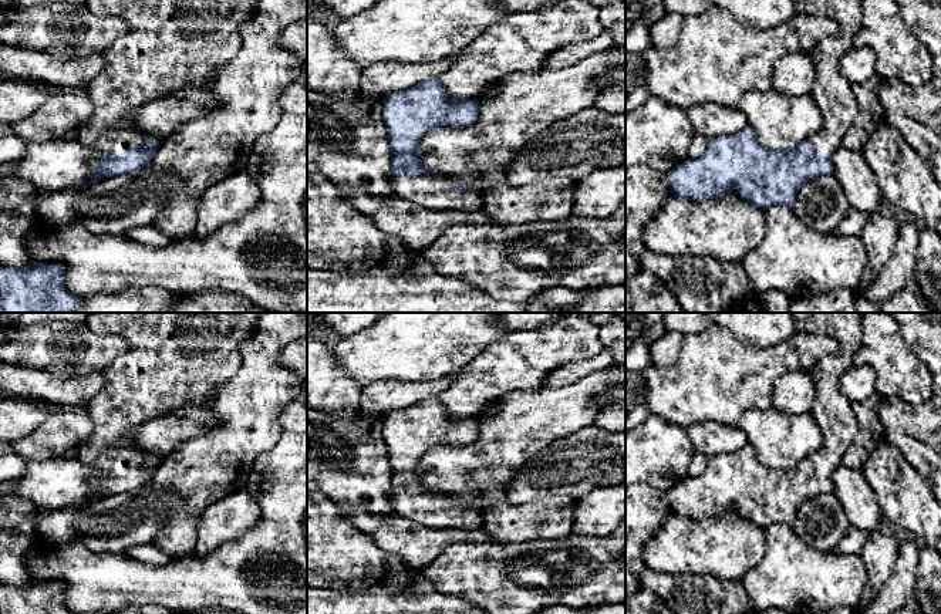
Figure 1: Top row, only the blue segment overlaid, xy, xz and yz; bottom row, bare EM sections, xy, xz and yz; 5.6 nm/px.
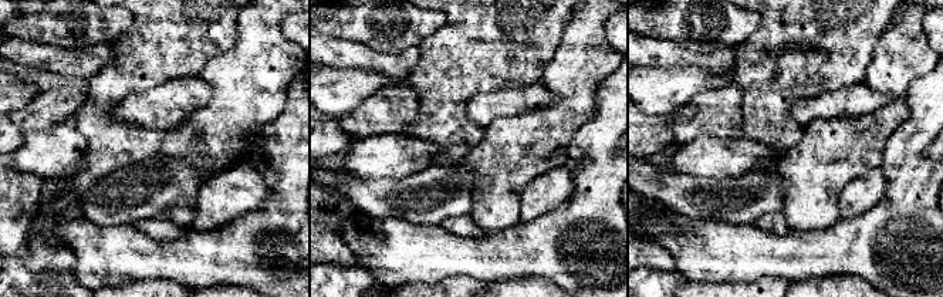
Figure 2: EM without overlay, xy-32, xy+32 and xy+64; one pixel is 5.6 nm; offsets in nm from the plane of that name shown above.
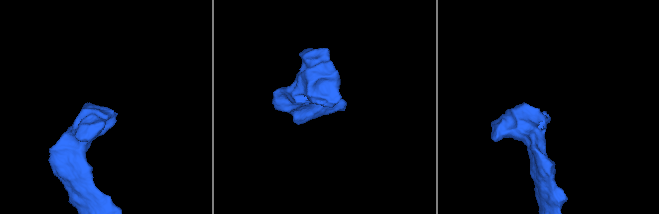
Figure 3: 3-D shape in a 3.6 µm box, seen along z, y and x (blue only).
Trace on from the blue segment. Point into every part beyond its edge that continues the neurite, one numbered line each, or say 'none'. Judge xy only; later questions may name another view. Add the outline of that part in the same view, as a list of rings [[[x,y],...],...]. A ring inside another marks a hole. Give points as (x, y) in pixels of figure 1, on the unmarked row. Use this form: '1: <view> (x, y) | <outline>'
1: xy (174, 360) | [[[88,313],[85,325],[97,334],[121,335],[128,350],[108,368],[102,370],[105,384],[88,402],[85,412],[94,426],[88,441],[78,445],[75,458],[92,468],[98,475],[90,480],[97,488],[102,473],[121,473],[134,463],[145,460],[162,462],[154,453],[139,449],[132,442],[132,429],[151,418],[183,409],[185,406],[205,408],[210,394],[232,379],[240,367],[240,343],[253,333],[262,313]]]

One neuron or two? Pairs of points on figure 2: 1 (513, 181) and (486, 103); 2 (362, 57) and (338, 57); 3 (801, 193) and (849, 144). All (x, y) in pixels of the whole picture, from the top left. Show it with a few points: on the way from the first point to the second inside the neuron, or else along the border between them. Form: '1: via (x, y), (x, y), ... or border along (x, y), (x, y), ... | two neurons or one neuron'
1: border along (523, 110), (507, 117), (497, 117), (484, 130) | two neurons
2: via (357, 57), (344, 57) | one neuron
3: via (811, 181), (837, 154) | one neuron

